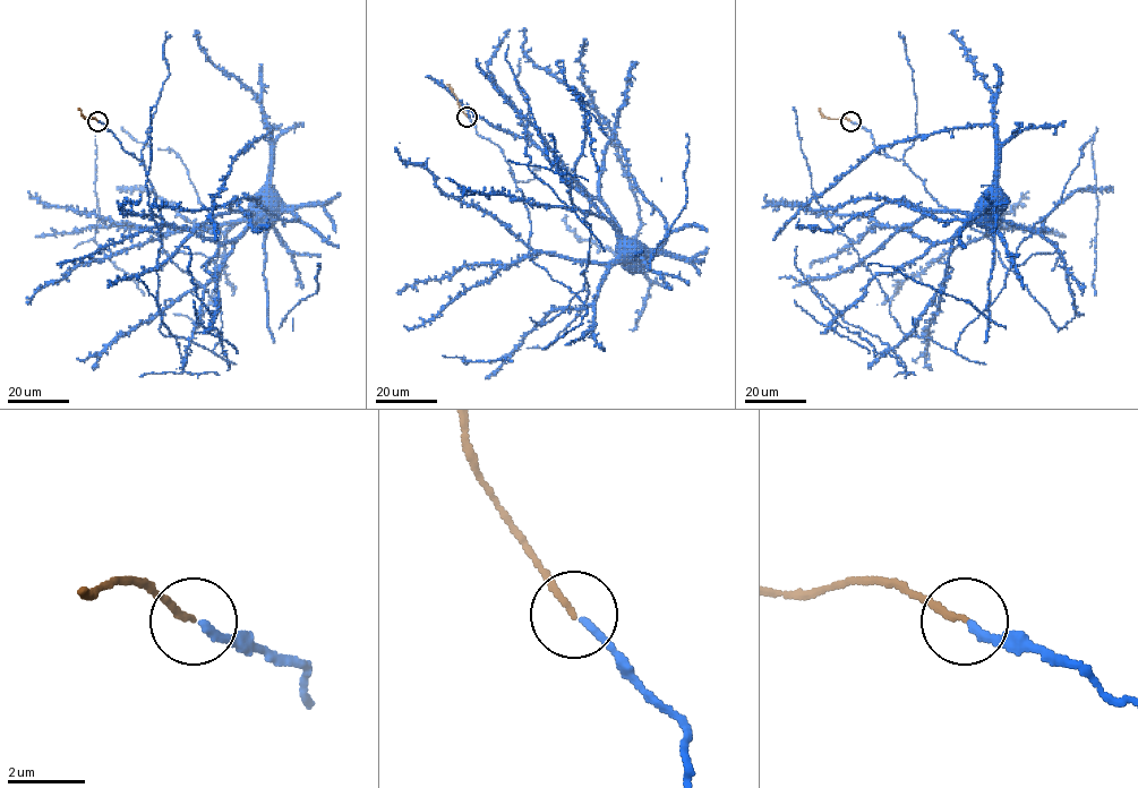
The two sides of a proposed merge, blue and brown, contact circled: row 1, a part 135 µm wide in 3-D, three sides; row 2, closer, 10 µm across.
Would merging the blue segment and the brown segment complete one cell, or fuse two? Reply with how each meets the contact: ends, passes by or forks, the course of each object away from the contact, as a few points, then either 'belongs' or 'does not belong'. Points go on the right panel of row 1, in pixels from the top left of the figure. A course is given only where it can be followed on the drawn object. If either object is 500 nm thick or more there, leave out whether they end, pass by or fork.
blue ends; brown ends; course blue (852, 121), (870, 130), (880, 153), (901, 159), (939, 205), (965, 224), (986, 234), (995, 222), (989, 196); course brown (850, 121), (828, 119), (818, 109); belongs

